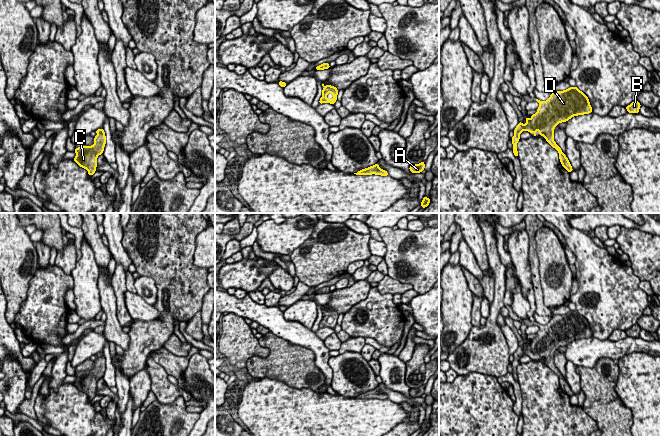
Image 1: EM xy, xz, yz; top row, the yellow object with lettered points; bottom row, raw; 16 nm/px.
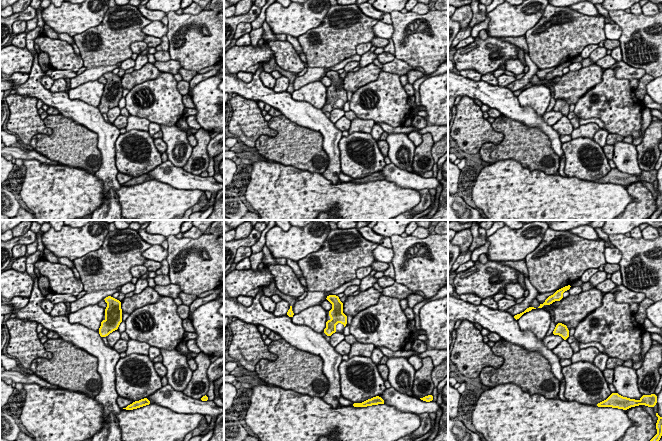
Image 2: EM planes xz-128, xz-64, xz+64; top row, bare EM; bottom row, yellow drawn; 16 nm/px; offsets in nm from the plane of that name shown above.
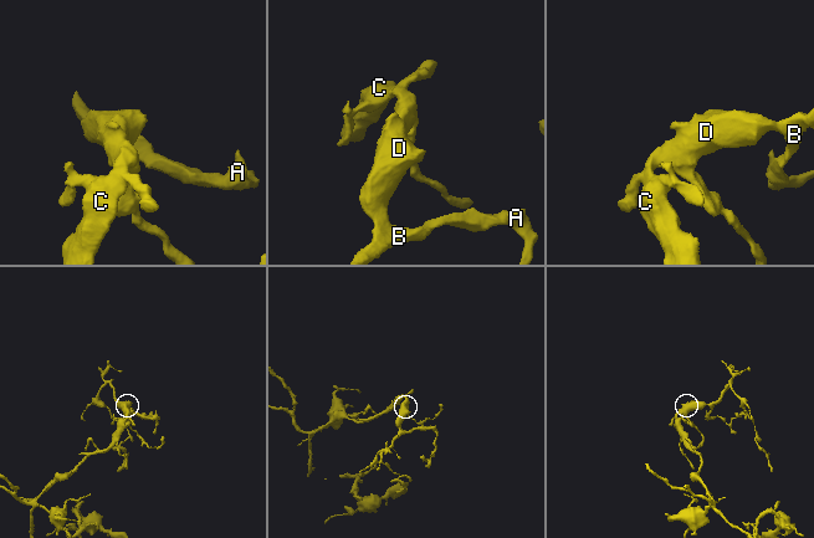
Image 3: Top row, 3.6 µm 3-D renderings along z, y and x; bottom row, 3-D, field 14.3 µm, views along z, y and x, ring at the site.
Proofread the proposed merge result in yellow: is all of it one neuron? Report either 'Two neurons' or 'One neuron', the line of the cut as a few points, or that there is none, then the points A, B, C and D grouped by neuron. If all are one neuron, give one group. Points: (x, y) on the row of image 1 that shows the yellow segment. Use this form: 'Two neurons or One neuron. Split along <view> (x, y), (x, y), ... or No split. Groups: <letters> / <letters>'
One neuron. No split. Groups: A B C D

